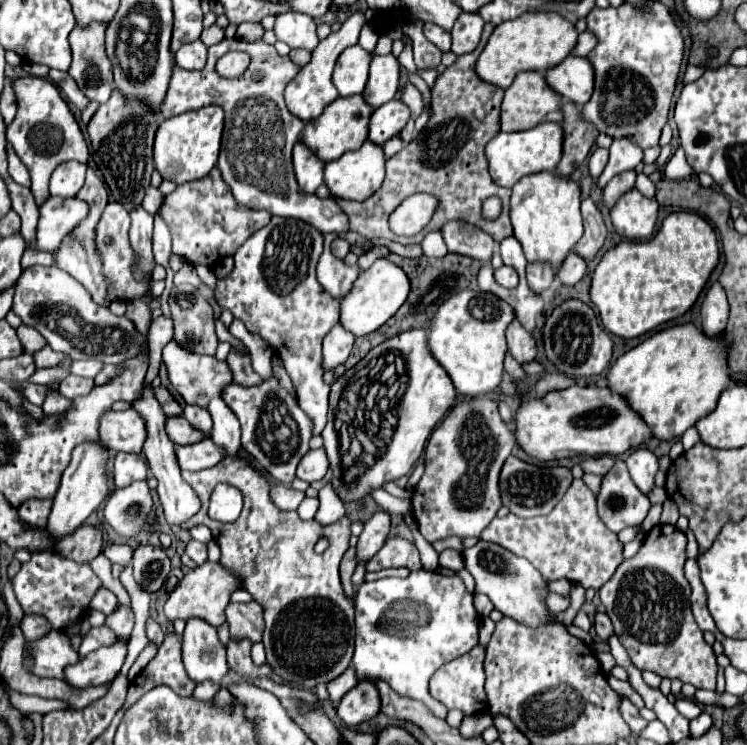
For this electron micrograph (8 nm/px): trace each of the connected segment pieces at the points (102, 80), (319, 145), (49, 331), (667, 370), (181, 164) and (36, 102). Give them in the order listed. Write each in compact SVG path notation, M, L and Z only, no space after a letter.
M93 22L89 26L75 26L69 34L69 44L73 50L73 64L69 68L69 74L81 88L81 92L97 104L105 104L109 100L109 94L113 92L113 66L105 54L105 30L107 26L101 22Z
M355 94L355 96L347 96L347 98L337 98L335 102L331 102L323 114L315 120L309 120L303 128L301 134L301 142L313 150L313 154L321 160L321 162L333 162L337 158L341 158L345 152L361 148L361 144L367 140L367 124L369 118L373 114L373 108L367 106L367 102L363 100L363 96Z
M57 266L23 270L17 280L13 310L27 326L37 328L55 352L63 352L71 360L101 360L123 368L125 362L139 356L141 350L149 354L149 340L135 328L133 320L115 316L109 306L97 304L77 280Z
M681 324L655 332L651 338L631 348L607 372L607 386L621 394L629 408L641 414L657 440L681 438L699 418L705 418L723 388L731 382L731 372L725 362L723 334L717 338L705 336L695 324Z
M203 106L193 112L185 112L165 120L155 136L155 168L163 178L183 184L189 180L199 180L211 172L217 164L219 146L223 134L223 108Z
M23 76L13 82L13 92L17 98L17 114L7 126L7 140L21 162L27 166L31 174L31 192L35 196L35 204L41 206L49 198L51 172L67 160L87 162L89 148L75 116L71 114L67 102L53 82L49 82L47 78Z

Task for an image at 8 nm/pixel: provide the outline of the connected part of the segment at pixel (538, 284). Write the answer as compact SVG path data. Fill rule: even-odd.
M529 262L527 264L527 280L531 290L535 290L537 294L541 294L543 290L547 290L553 282L553 268L549 262Z

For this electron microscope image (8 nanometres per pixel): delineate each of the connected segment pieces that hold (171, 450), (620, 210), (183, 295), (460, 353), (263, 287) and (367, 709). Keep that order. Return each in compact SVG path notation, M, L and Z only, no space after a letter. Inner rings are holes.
M145 386L145 388L143 388L143 398L137 400L137 402L133 404L133 408L137 408L137 412L141 412L141 416L145 418L145 422L147 422L147 426L149 426L149 438L145 440L143 454L145 454L145 458L147 458L147 464L149 464L153 476L159 480L157 494L159 494L159 500L161 500L161 504L163 504L165 520L169 522L169 526L181 526L185 520L189 520L193 514L199 512L201 502L199 502L197 494L193 492L193 488L181 478L181 468L179 468L179 462L177 462L175 444L169 440L169 436L167 436L167 432L165 432L167 416L165 416L165 412L161 410L157 398L153 396L153 388L151 388L151 386Z
M639 190L625 192L611 210L615 232L629 240L651 238L657 224L659 204L655 198L645 198Z
M191 284L173 286L169 294L171 318L175 324L173 340L189 352L215 356L219 338L215 334L213 306Z
M463 290L441 304L433 322L429 322L429 348L461 396L483 396L501 384L507 354L505 330L513 320L515 310L505 300L481 290Z
M273 216L267 226L253 232L253 236L249 236L243 242L243 246L235 252L233 272L225 280L219 280L215 290L217 304L221 308L229 308L233 316L247 326L249 332L259 334L263 340L279 340L279 344L275 344L275 350L281 346L291 350L291 346L295 346L295 356L291 356L291 362L285 362L285 370L293 380L301 410L309 414L313 422L313 436L319 436L323 432L327 424L327 406L329 406L327 400L329 384L323 382L321 374L321 342L325 334L339 322L337 318L339 302L321 288L315 276L315 266L321 252L323 252L323 234L319 230L297 218Z
M357 682L355 688L351 688L337 706L337 716L347 726L357 726L365 720L371 720L381 708L379 690L373 682Z

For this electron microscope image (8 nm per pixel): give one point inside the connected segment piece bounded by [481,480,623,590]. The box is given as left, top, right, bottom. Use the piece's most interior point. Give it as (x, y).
(572, 542)

